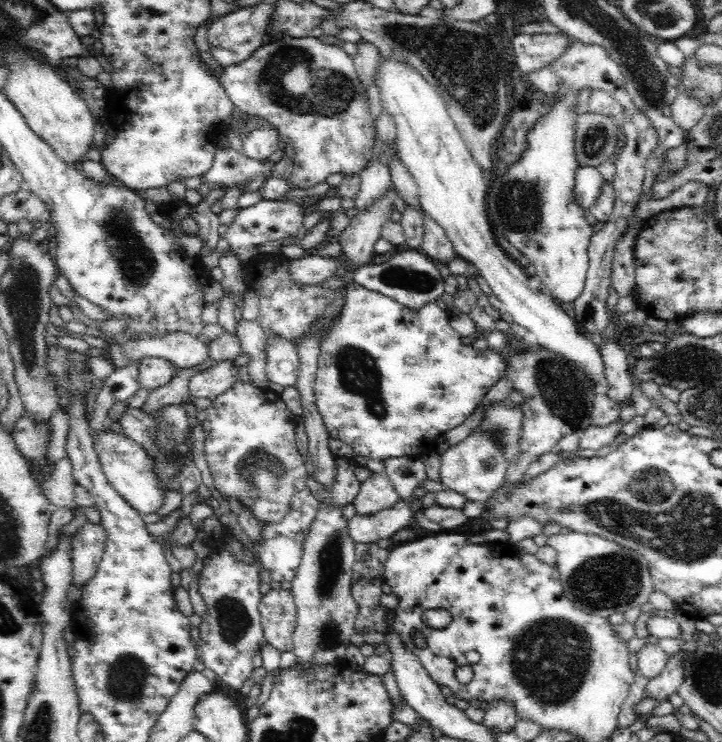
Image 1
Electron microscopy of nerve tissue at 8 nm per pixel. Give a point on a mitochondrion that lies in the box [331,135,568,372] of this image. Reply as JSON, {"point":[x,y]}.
{"point":[519,202]}

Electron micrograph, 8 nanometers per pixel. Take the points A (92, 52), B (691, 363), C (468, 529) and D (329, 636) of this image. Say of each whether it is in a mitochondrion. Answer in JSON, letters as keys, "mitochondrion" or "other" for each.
{"A":"other","B":"mitochondrion","C":"other","D":"mitochondrion"}

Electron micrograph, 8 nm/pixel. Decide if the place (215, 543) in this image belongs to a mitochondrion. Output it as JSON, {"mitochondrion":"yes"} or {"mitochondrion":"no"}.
{"mitochondrion":"no"}

